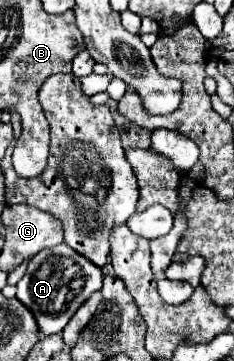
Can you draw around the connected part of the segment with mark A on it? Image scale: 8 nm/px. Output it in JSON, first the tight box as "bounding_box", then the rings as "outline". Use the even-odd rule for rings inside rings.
{"bounding_box":[16,244,102,336],"outline":[[[62,244],[52,250],[42,250],[38,256],[34,256],[28,262],[26,274],[16,284],[16,288],[16,298],[34,314],[40,334],[50,336],[62,332],[68,320],[76,314],[76,310],[96,290],[102,288],[102,272],[98,266],[74,252],[68,244]]]}

